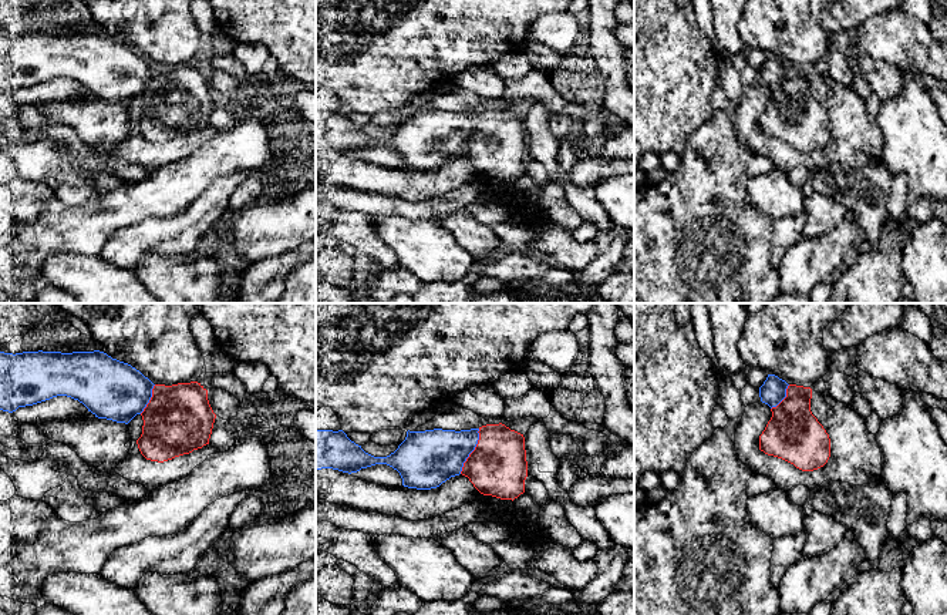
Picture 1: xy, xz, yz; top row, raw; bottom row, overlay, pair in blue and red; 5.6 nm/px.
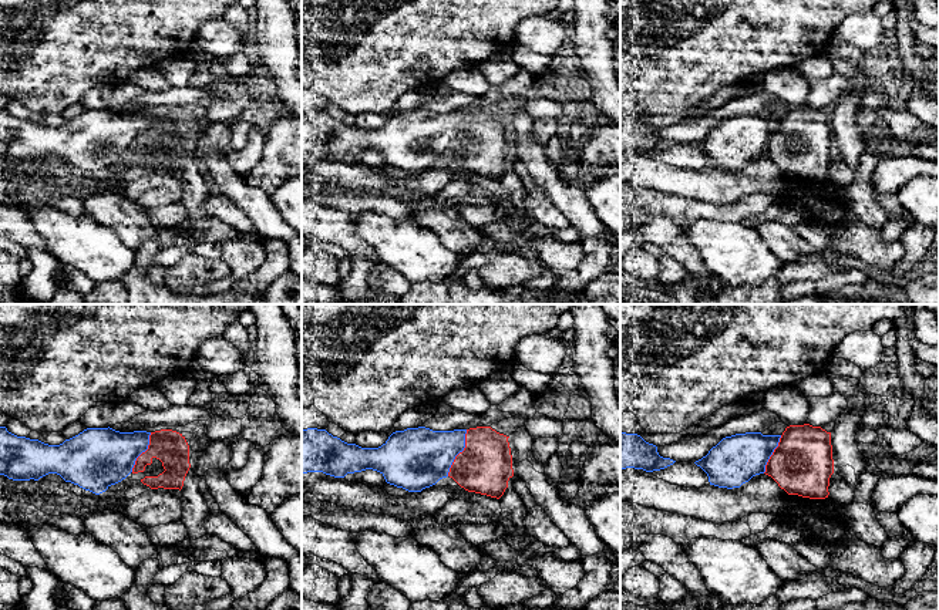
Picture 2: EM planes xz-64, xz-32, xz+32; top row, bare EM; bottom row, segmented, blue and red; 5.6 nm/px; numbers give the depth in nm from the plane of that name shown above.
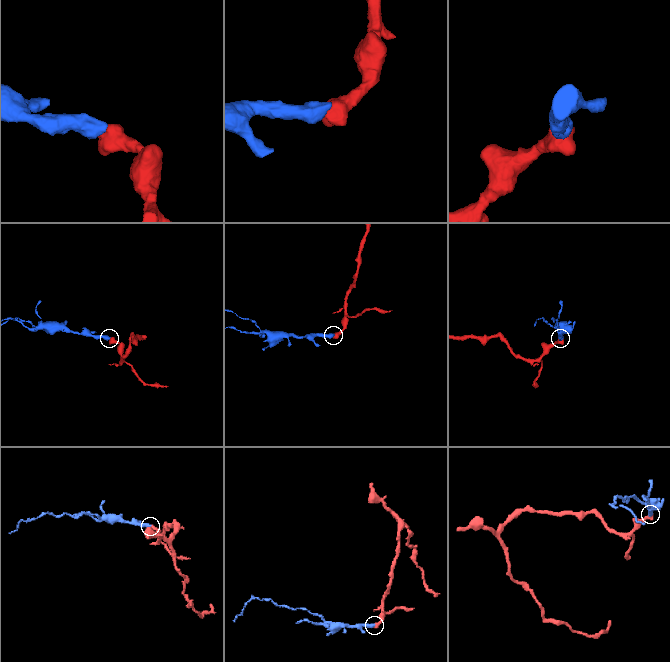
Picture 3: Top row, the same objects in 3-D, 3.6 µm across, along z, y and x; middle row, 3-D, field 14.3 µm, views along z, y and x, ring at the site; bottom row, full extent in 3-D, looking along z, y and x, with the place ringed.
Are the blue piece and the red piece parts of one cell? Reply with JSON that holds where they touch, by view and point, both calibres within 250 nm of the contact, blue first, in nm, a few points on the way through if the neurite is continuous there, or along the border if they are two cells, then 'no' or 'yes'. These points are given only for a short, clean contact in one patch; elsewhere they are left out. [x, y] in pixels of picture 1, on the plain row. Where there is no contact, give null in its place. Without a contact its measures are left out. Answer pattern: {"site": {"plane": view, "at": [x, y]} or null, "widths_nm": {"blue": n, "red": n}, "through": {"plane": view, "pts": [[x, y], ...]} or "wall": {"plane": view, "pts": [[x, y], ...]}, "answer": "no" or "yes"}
{"site": {"plane": "xz", "at": [472, 131]}, "widths_nm": {"blue": 320, "red": 320}, "through": {"plane": "xz", "pts": [[430, 138], [472, 131], [485, 135], [498, 148]]}, "answer": "yes"}

